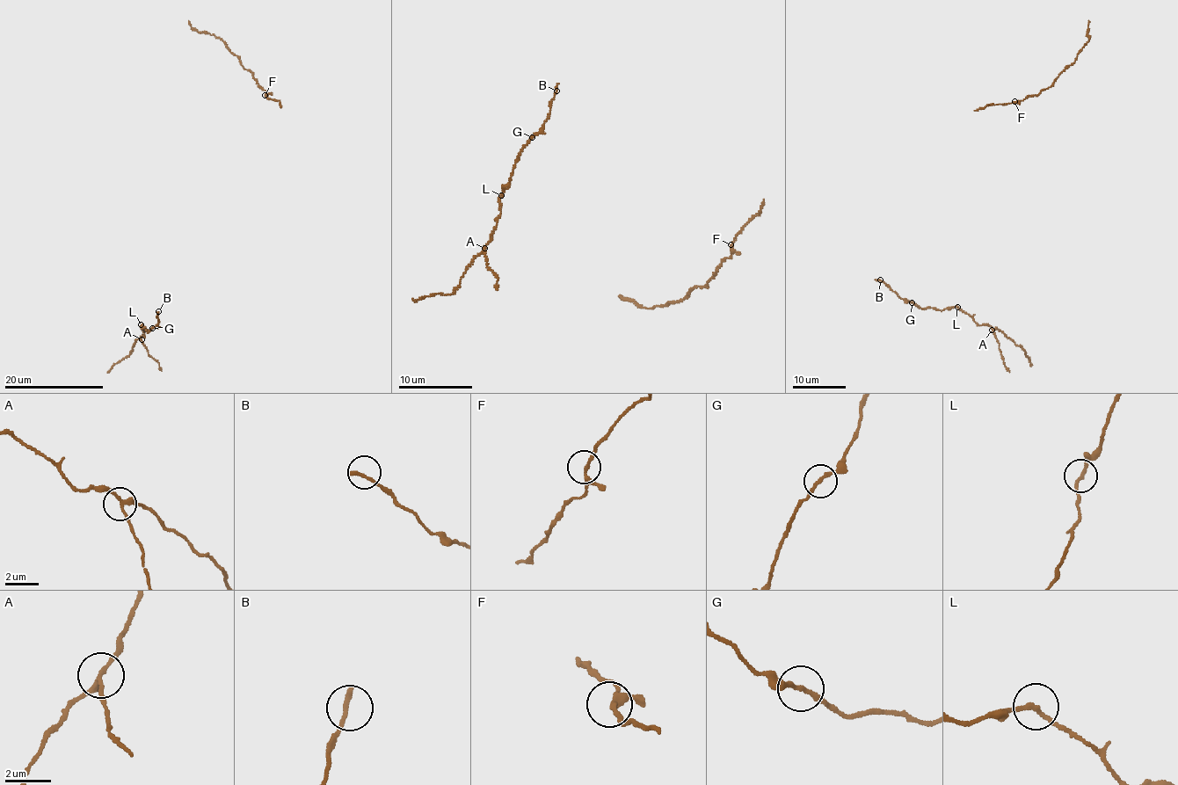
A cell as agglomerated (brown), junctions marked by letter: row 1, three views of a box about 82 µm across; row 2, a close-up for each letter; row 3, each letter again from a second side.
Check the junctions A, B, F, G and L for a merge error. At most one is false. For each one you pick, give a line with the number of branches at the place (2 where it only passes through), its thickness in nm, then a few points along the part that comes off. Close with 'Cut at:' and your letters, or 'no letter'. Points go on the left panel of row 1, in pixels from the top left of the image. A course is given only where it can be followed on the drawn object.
A: branches 3; calibre 190 nm; course (141, 339), (148, 355), (159, 363), (162, 371)
Cut at: A

